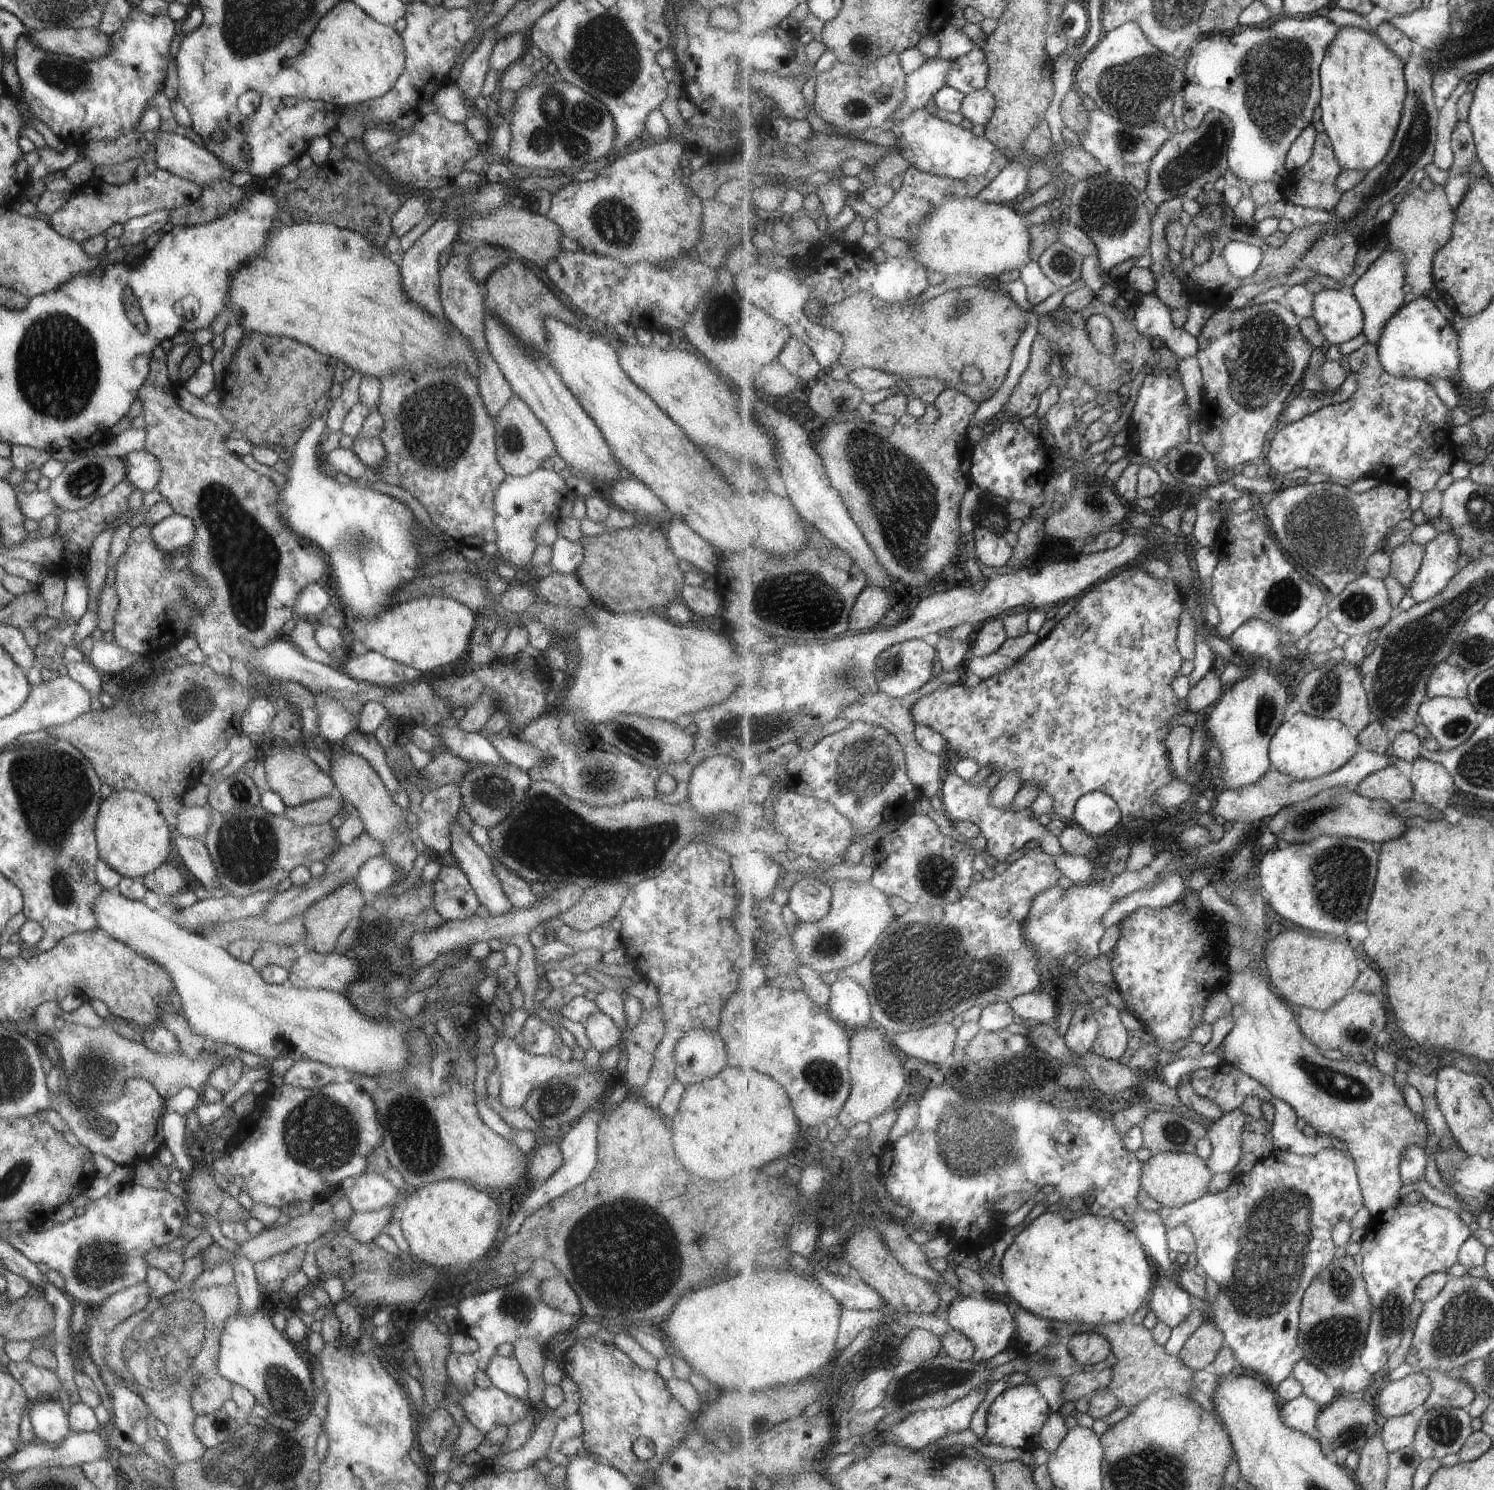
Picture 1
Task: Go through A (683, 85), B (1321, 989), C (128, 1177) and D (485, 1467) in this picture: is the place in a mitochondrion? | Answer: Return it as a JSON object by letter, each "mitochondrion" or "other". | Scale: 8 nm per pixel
{"A":"other","B":"other","C":"other","D":"other"}

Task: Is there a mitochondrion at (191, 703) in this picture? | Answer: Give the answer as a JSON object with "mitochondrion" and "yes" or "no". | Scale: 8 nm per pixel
{"mitochondrion":"yes"}

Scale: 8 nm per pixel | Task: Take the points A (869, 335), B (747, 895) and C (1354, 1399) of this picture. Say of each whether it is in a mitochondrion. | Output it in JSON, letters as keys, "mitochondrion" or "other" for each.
{"A":"other","B":"other","C":"other"}

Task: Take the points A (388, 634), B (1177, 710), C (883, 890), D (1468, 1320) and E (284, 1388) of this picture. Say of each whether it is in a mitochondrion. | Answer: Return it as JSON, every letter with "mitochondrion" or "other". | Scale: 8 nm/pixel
{"A":"other","B":"other","C":"other","D":"mitochondrion","E":"mitochondrion"}

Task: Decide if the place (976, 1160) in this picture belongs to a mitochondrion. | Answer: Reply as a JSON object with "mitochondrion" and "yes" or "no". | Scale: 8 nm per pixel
{"mitochondrion":"yes"}

